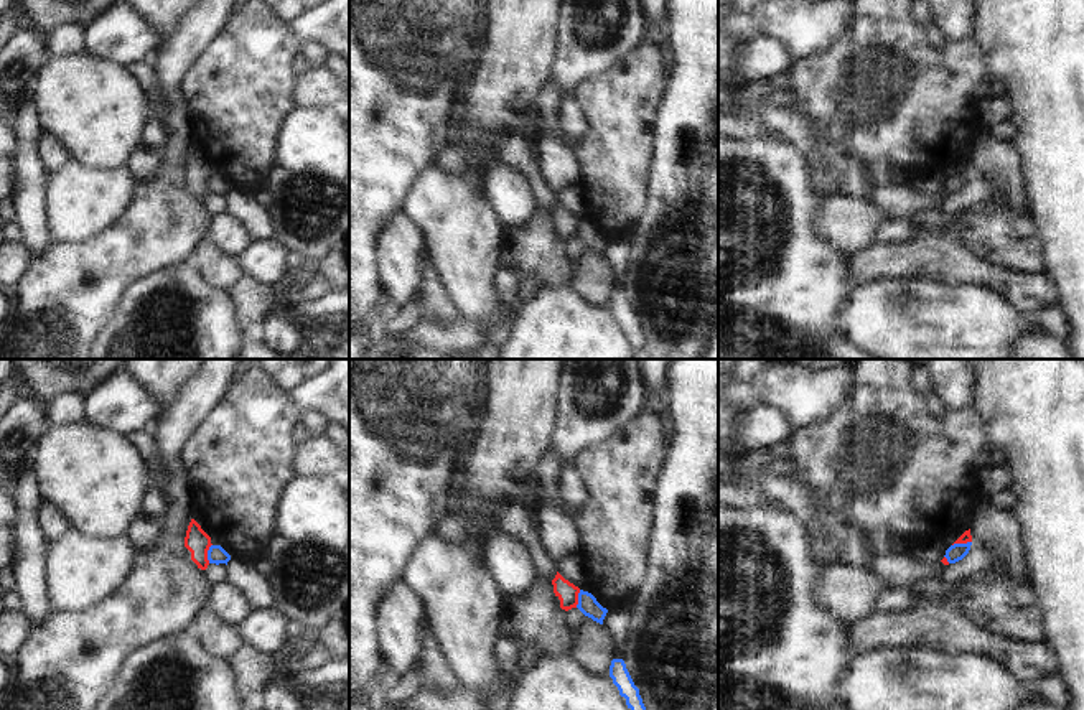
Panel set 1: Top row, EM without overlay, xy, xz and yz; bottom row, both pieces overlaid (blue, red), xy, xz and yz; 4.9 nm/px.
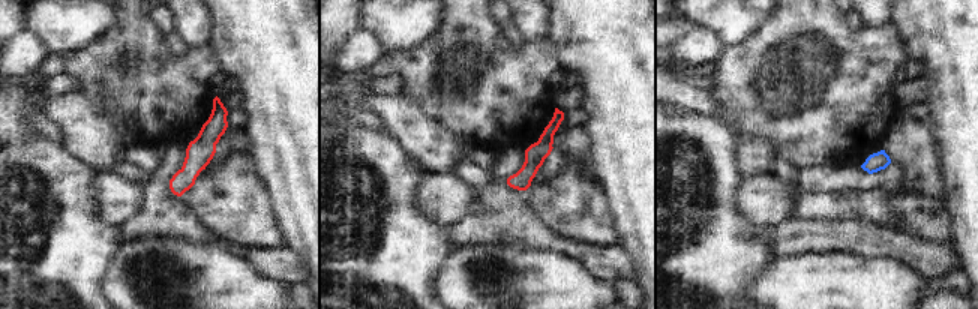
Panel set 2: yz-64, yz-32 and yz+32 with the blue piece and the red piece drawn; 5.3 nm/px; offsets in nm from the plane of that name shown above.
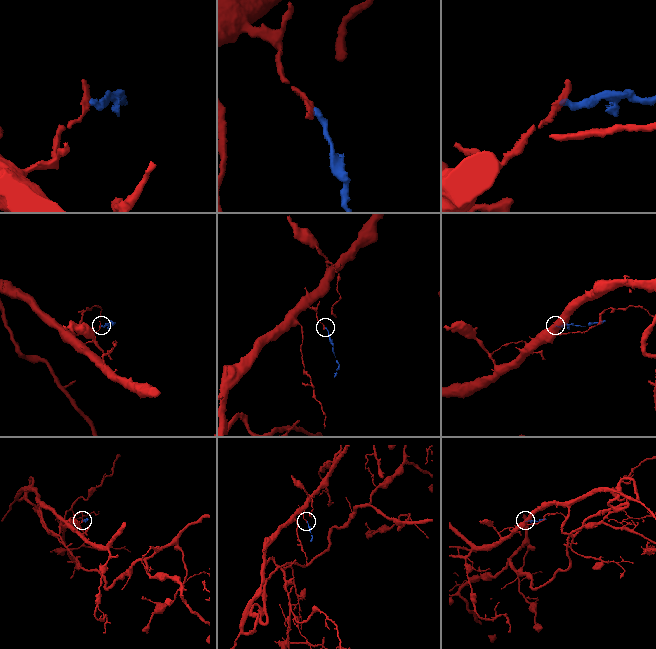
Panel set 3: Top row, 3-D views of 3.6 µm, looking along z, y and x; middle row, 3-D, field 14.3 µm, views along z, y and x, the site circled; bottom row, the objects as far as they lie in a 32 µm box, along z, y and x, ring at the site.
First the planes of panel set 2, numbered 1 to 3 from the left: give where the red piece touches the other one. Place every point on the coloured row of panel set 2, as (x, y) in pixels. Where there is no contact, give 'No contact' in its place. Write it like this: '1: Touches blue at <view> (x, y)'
1: No contact
2: No contact
3: No contact.

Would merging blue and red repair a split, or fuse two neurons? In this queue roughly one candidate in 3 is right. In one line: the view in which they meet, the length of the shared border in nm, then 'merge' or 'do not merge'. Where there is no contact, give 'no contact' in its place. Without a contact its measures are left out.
xy | 100 nm | do not merge

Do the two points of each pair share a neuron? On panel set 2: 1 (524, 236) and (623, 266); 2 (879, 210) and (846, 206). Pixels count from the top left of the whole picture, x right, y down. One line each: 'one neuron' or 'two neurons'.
1: one neuron
2: one neuron

